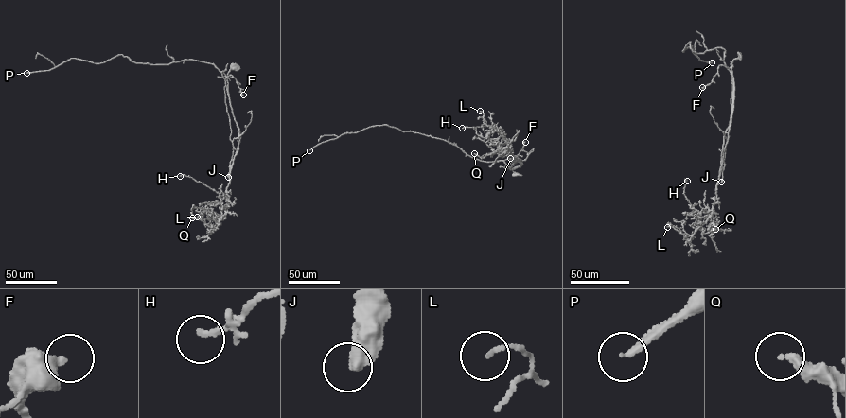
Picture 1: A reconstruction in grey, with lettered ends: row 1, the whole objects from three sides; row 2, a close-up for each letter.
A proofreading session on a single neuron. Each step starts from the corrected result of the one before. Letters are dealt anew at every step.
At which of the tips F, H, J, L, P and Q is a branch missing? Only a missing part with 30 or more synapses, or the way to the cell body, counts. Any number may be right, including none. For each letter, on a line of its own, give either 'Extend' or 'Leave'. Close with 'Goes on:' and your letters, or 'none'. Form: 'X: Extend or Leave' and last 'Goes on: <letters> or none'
F: Leave
H: Leave
J: Leave
L: Leave
P: Extend
Q: Leave
Goes on: P

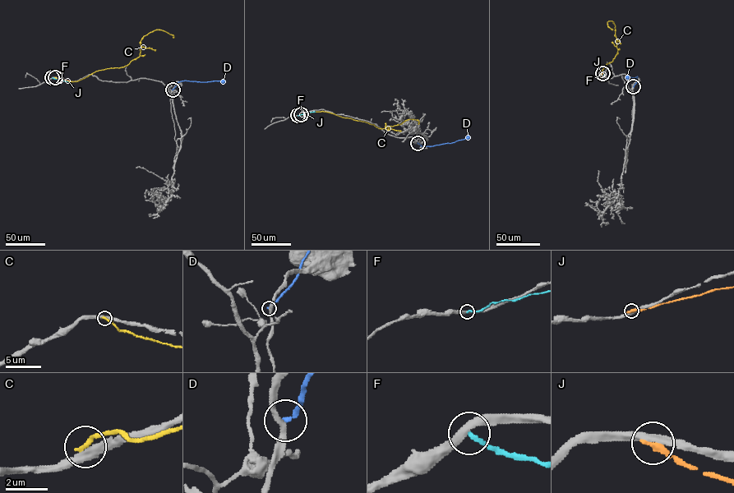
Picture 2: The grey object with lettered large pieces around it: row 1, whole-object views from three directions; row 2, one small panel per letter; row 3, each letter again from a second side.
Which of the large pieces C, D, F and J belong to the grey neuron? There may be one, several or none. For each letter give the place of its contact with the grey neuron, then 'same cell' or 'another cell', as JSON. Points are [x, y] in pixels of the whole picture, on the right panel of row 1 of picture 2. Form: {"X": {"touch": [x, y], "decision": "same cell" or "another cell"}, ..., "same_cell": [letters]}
{"C": {"touch": [602, 73], "decision": "another cell"}, "D": {"touch": [633, 86], "decision": "another cell"}, "F": {"touch": [603, 73], "decision": "another cell"}, "J": {"touch": [602, 73], "decision": "another cell"}, "same_cell": []}

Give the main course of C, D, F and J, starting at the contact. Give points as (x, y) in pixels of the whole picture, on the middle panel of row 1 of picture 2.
C: (301, 114), (324, 111), (366, 122), (379, 128), (399, 124), (408, 119), (417, 120), (418, 124)
D: (417, 143), (421, 145), (433, 146), (469, 136)
F: (297, 115), (315, 112)
J: (301, 114), (316, 112)

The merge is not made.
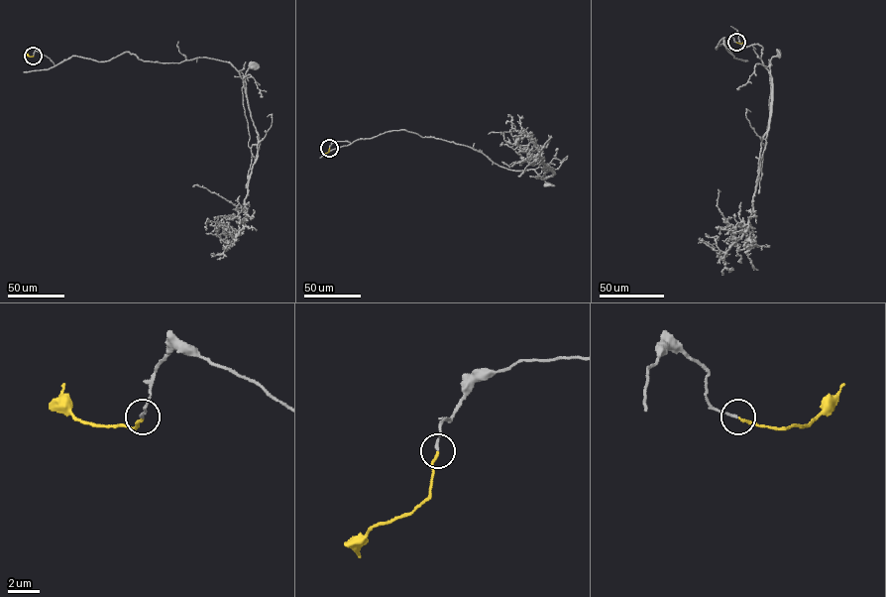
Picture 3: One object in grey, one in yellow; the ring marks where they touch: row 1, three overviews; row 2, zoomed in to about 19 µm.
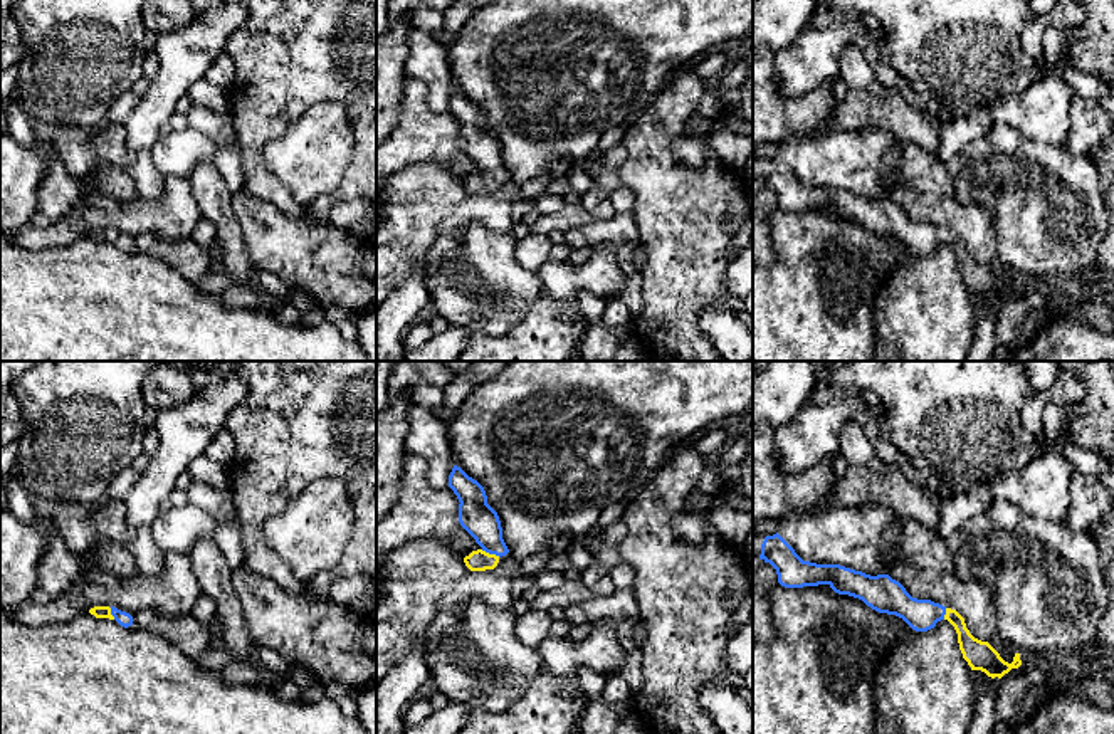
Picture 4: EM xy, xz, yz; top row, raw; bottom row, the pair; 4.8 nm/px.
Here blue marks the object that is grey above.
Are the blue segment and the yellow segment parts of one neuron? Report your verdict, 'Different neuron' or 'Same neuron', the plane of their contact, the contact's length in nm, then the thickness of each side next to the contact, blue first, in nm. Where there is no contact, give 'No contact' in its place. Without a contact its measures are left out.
Same neuron. Touches blue in xz. Shared border 100 nm. Thickness 170 nm (blue) against 100 nm

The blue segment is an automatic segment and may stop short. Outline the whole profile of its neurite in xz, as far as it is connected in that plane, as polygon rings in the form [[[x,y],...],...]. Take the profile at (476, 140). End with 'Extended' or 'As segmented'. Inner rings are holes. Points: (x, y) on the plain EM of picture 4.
[[[454,89],[449,111],[459,123],[459,146],[481,170],[464,181],[470,195],[494,193],[501,180],[509,176],[497,136],[487,128],[484,111]]]. Extended

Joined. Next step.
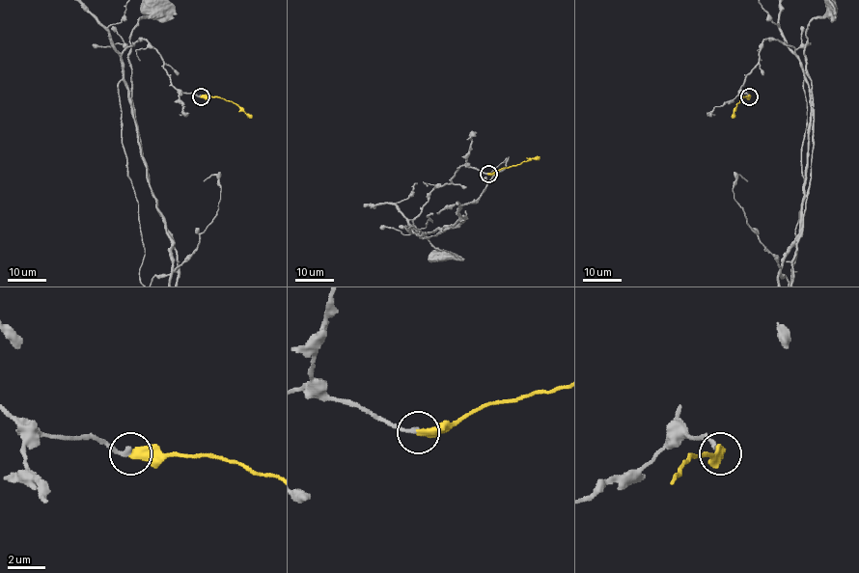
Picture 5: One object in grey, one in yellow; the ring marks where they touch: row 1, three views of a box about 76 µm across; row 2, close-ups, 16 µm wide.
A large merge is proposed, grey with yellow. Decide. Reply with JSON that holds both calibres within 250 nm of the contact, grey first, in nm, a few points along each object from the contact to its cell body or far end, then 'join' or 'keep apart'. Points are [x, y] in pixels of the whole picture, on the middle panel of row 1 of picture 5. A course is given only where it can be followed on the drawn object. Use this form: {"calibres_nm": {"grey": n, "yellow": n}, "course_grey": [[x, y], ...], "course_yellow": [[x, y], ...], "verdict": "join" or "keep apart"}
{"calibres_nm": {"grey": 300, "yellow": 460}, "course_grey": [[488, 174], [461, 165], [451, 182], [430, 191], [421, 212], [408, 222], [439, 251], [435, 258]], "course_yellow": [[488, 174], [540, 156]], "verdict": "join"}

